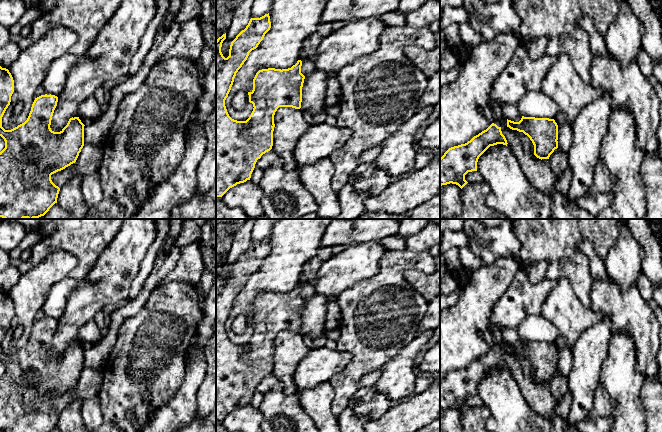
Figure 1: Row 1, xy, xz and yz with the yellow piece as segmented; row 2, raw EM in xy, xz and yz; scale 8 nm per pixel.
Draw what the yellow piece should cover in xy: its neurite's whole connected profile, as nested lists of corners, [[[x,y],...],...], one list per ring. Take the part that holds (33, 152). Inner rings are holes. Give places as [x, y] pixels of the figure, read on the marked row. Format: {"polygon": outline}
{"polygon": [[[0,66],[0,136],[5,141],[5,148],[0,152],[0,217],[4,219],[34,219],[44,216],[57,203],[60,188],[56,186],[51,175],[75,163],[84,146],[84,124],[79,117],[69,119],[60,131],[51,130],[51,120],[57,106],[58,97],[41,95],[35,98],[27,120],[11,130],[2,127],[2,117],[10,105],[14,92],[14,80],[8,69]]]}

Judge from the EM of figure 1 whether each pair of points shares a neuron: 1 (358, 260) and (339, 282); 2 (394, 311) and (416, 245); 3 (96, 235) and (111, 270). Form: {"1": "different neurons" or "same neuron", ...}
{"1": "same neuron", "2": "different neurons", "3": "different neurons"}

